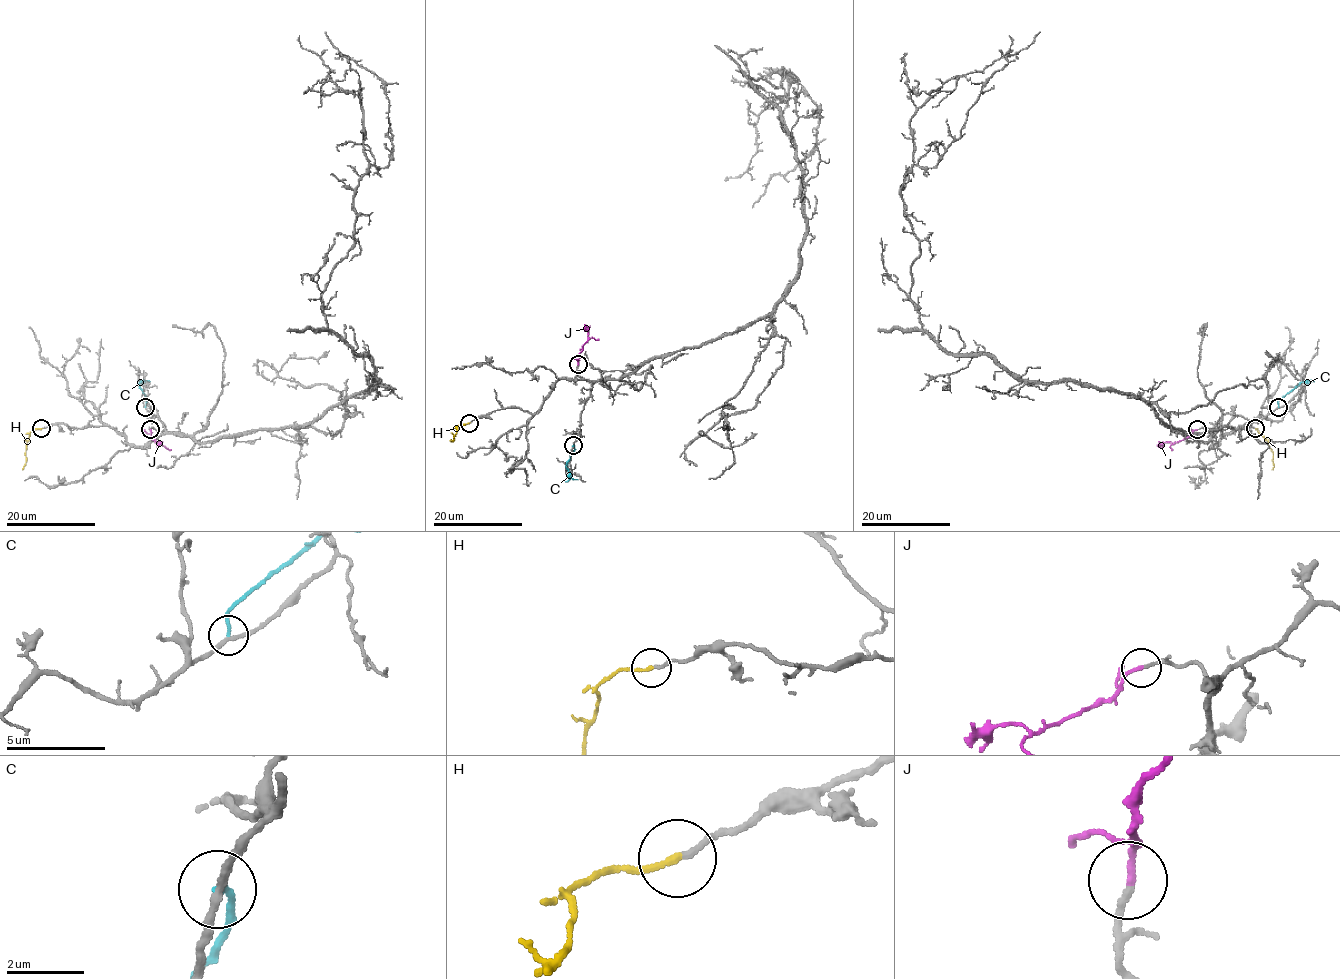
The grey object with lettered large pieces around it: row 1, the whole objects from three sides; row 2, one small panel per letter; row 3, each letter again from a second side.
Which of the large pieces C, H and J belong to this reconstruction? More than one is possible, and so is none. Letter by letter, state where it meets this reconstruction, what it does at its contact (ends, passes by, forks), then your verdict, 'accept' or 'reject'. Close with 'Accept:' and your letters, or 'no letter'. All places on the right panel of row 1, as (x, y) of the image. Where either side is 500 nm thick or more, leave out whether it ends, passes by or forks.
C: (1278, 407) | it ends | reject
H: (1255, 428) | it ends | accept
J: (1197, 429) | it ends | accept
Accept: H, J

